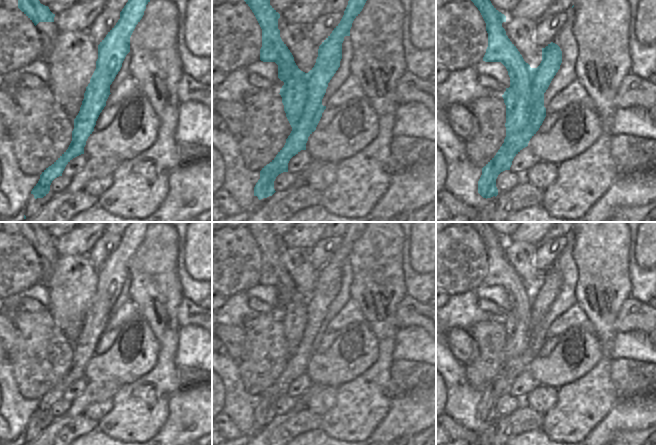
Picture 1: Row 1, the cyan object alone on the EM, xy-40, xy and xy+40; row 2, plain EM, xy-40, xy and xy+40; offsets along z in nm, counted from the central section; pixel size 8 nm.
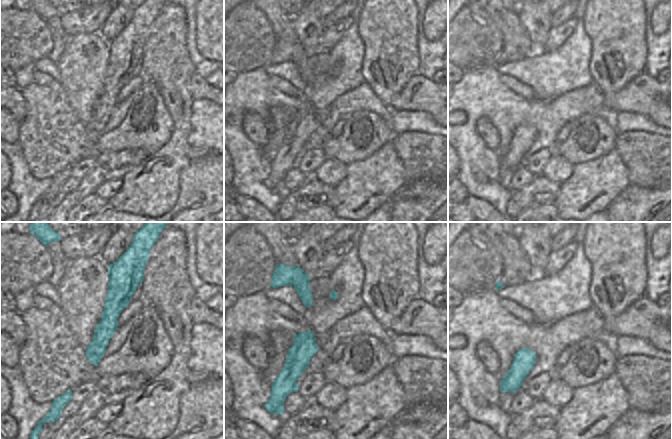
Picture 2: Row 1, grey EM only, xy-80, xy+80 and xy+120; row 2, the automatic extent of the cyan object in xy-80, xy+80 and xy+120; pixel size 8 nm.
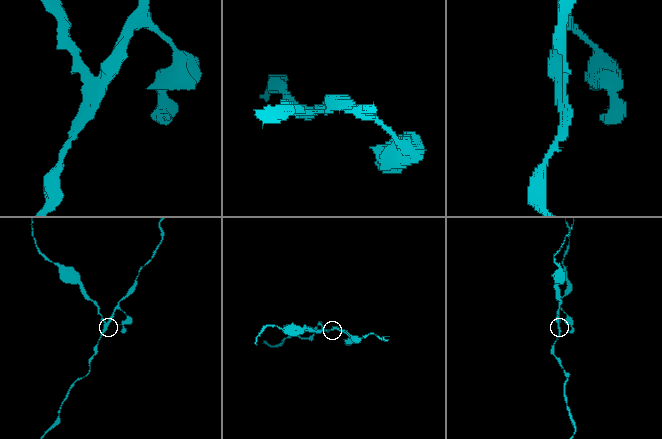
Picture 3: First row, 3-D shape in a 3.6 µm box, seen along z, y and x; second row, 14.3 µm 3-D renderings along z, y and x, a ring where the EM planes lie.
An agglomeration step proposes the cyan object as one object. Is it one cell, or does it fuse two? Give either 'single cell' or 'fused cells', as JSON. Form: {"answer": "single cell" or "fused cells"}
{"answer": "fused cells"}

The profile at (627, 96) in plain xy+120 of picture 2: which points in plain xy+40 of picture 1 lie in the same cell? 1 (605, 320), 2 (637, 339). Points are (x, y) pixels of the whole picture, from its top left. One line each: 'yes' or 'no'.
1: no
2: no

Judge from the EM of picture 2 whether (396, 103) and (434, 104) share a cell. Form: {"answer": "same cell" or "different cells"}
{"answer": "same cell"}

